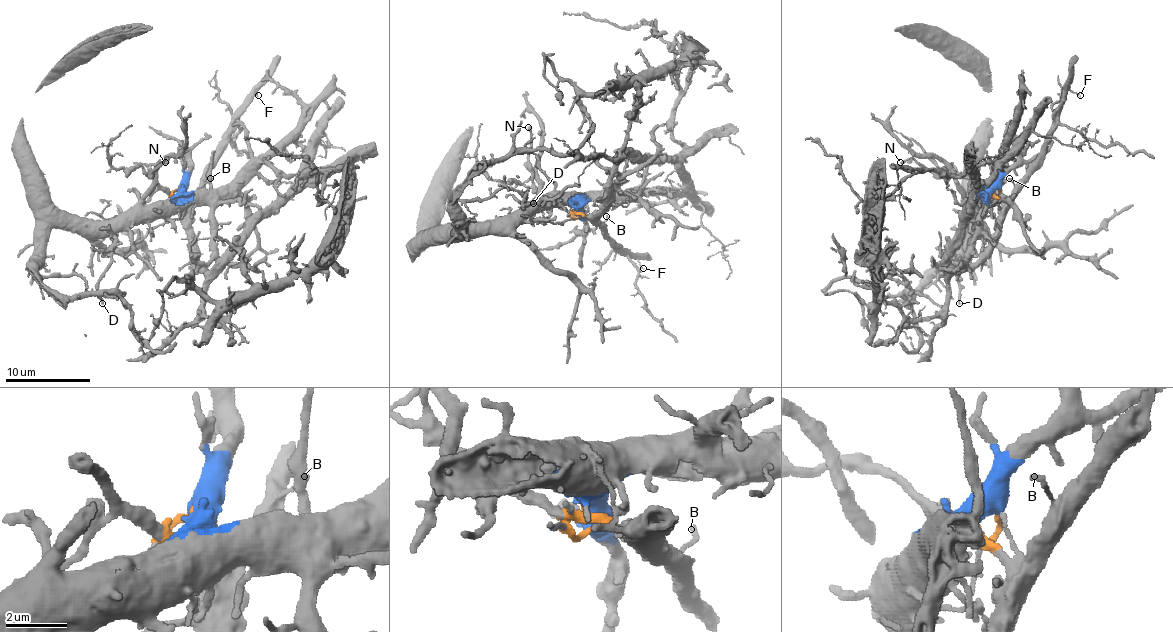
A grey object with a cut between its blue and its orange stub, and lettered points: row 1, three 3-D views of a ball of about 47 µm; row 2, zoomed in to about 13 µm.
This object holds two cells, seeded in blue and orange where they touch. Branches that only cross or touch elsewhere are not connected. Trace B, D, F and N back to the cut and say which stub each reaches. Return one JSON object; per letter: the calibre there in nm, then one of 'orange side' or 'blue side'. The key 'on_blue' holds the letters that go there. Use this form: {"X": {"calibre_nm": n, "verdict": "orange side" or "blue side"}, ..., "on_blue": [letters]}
{"B": {"calibre_nm": 140, "verdict": "orange side"}, "D": {"calibre_nm": 200, "verdict": "blue side"}, "F": {"calibre_nm": 90, "verdict": "orange side"}, "N": {"calibre_nm": 200, "verdict": "orange side"}, "on_blue": ["D"]}

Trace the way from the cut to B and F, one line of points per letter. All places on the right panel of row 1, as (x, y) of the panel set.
B: (994, 187), (998, 189), (996, 194), (1006, 200), (1014, 187), (1009, 179)
F: (994, 187), (998, 189), (996, 194), (1006, 200), (1042, 151), (1052, 115), (1063, 94), (1071, 90), (1080, 96)

